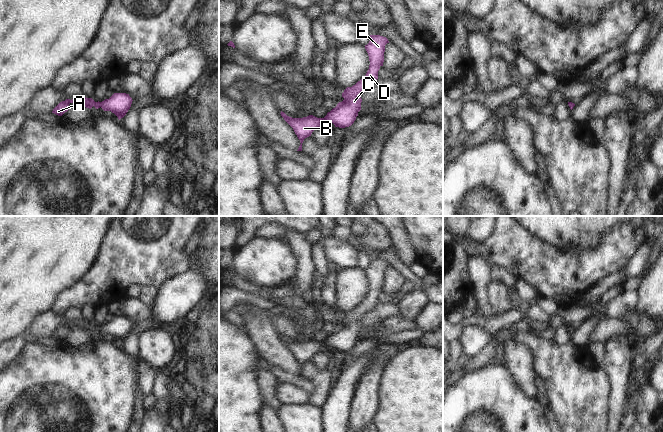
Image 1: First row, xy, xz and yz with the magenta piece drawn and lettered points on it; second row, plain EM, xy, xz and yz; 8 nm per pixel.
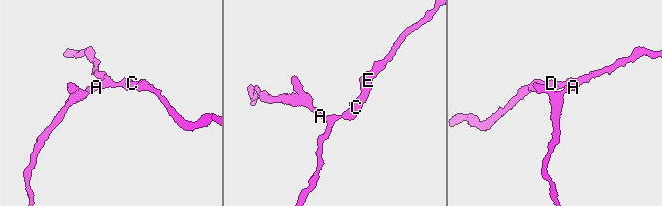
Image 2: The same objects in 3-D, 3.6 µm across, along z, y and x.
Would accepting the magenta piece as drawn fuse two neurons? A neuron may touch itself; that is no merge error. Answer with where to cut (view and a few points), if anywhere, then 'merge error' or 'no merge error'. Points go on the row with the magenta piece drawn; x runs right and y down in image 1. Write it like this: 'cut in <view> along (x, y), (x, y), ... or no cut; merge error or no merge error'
no cut; no merge error

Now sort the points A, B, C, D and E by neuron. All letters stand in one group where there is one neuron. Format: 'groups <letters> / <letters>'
groups A B C D E

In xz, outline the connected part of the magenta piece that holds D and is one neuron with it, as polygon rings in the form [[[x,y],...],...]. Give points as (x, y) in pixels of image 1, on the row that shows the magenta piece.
[[[370,35],[370,41],[365,45],[369,56],[369,69],[366,75],[352,87],[347,87],[342,93],[344,100],[339,102],[324,118],[317,118],[309,115],[303,118],[292,118],[281,111],[281,116],[293,128],[300,140],[297,151],[302,151],[302,143],[305,138],[311,136],[312,132],[319,128],[324,121],[333,123],[335,127],[345,128],[351,126],[358,112],[361,110],[361,95],[372,87],[378,79],[378,71],[384,62],[385,45],[389,43],[386,37],[380,35]]]

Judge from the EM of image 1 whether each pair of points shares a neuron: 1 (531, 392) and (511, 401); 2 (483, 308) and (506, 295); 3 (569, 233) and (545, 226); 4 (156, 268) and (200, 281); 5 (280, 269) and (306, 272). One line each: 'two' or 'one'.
1: two
2: two
3: one
4: two
5: two

